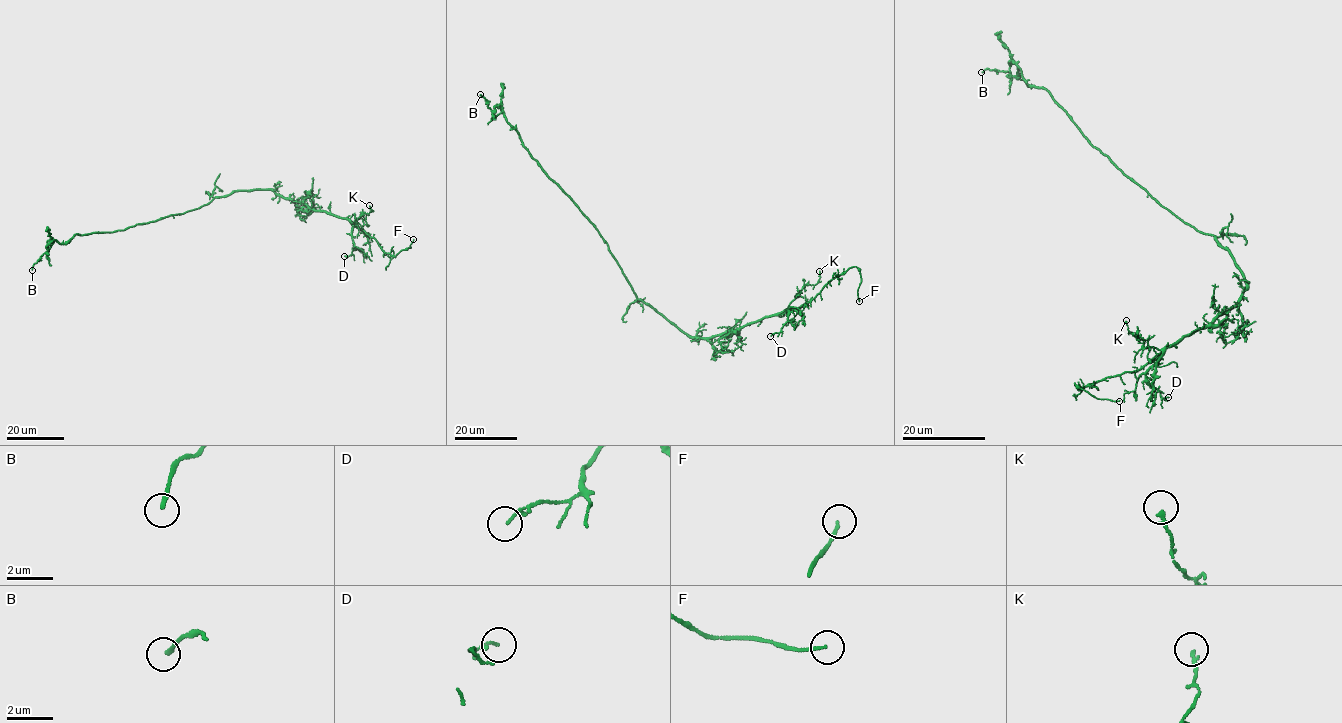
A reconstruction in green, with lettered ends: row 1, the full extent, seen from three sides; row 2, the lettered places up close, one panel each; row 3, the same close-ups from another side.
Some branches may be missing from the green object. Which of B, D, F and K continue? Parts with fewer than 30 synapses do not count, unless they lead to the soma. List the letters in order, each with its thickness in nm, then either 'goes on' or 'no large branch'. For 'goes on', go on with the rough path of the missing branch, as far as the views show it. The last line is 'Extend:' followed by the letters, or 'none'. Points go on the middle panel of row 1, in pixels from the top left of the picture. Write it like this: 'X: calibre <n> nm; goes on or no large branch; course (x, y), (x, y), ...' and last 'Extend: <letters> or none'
B: calibre 170 nm; no large branch
D: calibre 100 nm; no large branch
F: calibre 110 nm; goes on
K: calibre 150 nm; no large branch
Extend: F

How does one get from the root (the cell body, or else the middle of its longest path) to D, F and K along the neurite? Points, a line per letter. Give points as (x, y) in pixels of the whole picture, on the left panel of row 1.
D: (227, 194), (275, 190), (316, 210), (345, 218), (352, 226), (355, 249), (344, 256)
F: (227, 194), (253, 189), (275, 190), (284, 198), (351, 220), (392, 256), (410, 247), (413, 239)
K: (227, 194), (253, 189), (275, 190), (284, 198), (356, 224), (359, 216), (372, 210), (369, 205)

